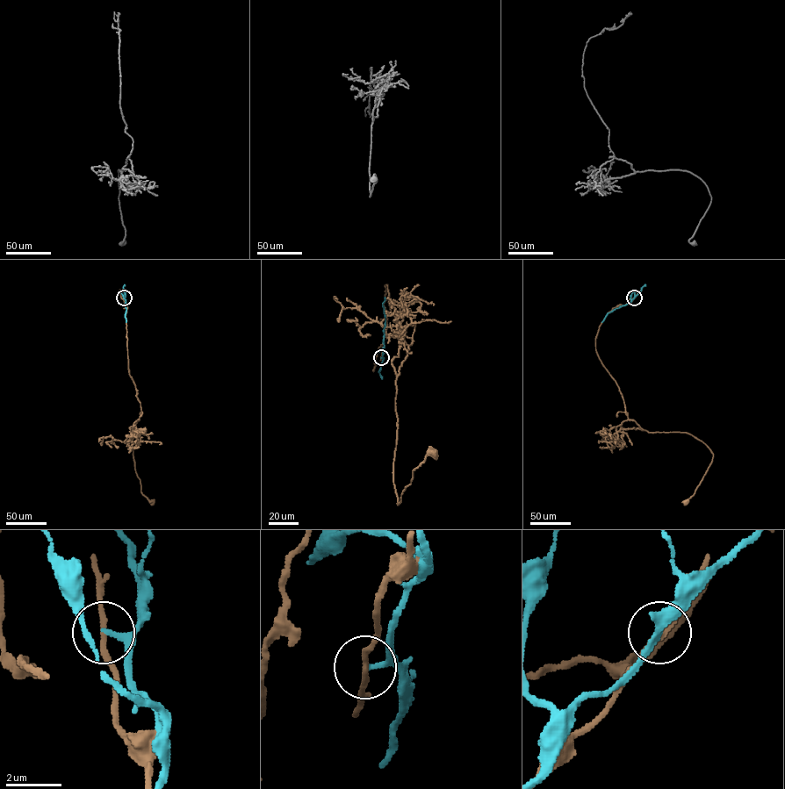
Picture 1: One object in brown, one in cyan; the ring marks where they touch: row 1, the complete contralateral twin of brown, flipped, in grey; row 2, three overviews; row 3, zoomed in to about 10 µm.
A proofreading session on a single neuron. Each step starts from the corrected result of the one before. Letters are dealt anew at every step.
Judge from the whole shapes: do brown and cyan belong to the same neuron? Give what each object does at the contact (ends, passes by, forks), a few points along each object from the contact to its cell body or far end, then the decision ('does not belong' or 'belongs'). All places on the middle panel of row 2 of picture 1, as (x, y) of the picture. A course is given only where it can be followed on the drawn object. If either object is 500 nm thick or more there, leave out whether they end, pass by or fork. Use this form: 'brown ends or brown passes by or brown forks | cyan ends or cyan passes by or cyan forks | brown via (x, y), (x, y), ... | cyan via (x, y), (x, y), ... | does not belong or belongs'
brown passes by | cyan passes by | brown via (381, 357), (387, 284), (390, 311), (414, 341), (395, 381), (398, 504), (413, 470), (434, 453) | cyan via (381, 357), (385, 346), (385, 297) | does not belong

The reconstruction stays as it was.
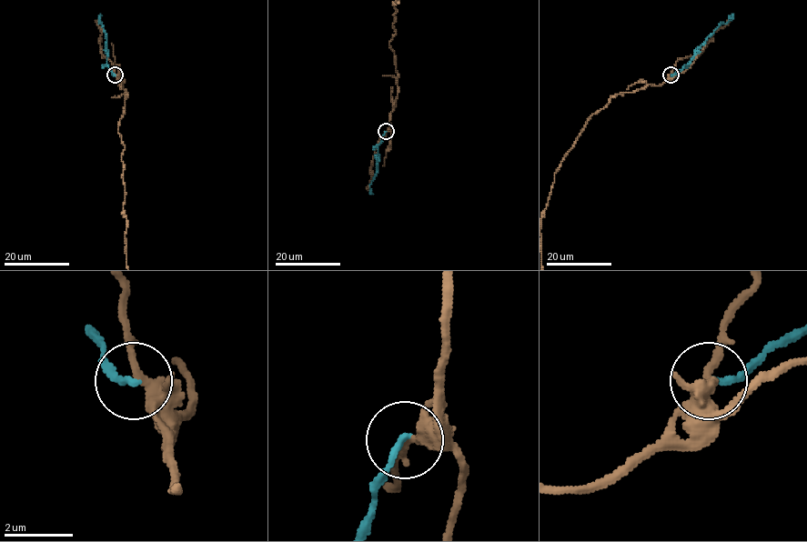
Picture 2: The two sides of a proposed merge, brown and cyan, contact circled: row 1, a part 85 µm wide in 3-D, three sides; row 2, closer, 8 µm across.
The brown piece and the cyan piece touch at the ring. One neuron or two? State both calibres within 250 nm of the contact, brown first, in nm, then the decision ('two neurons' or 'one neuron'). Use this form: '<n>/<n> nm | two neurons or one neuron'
200/200 nm | two neurons

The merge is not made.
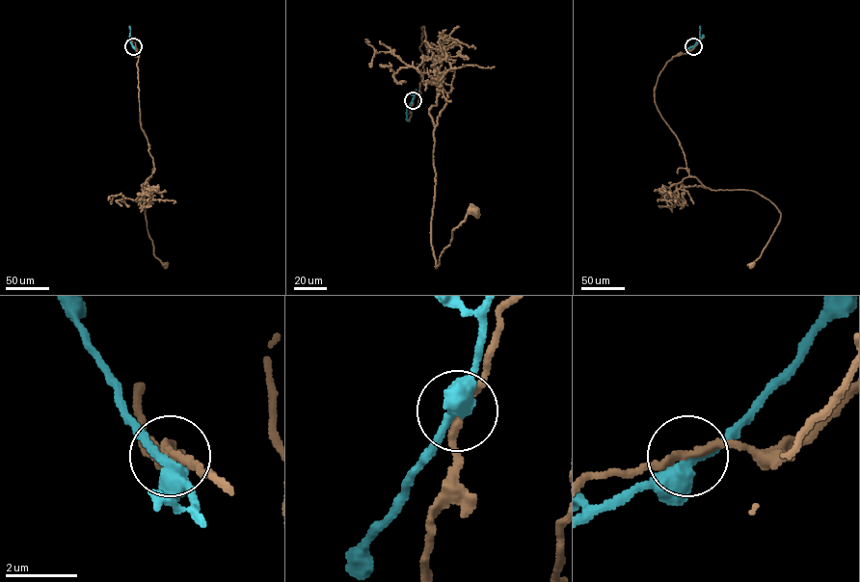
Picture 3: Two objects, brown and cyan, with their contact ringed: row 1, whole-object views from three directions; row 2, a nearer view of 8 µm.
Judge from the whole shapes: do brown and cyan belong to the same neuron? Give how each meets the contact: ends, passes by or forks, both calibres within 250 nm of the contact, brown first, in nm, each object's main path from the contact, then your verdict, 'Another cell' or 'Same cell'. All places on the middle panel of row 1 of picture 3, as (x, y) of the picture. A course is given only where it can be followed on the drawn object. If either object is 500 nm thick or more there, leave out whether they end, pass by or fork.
At the ring brown passes by. At the ring cyan forks. Thickness 200 nm (brown) against 360 nm. Course of brown: (413, 100), (424, 72), (424, 26), (427, 55), (453, 89), (433, 132), (436, 267), (452, 230), (475, 211). Course of cyan: (413, 100), (406, 114). Another cell

